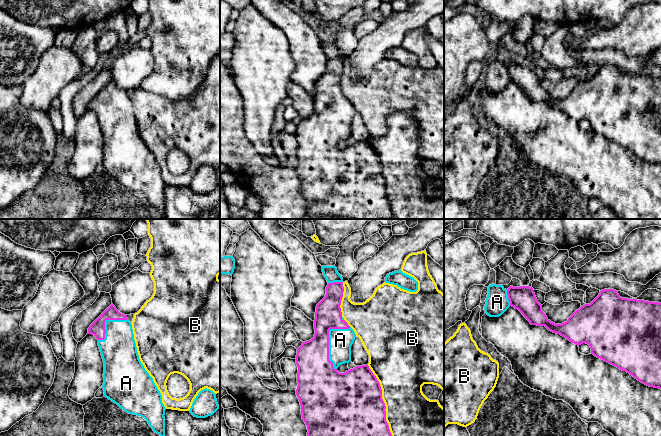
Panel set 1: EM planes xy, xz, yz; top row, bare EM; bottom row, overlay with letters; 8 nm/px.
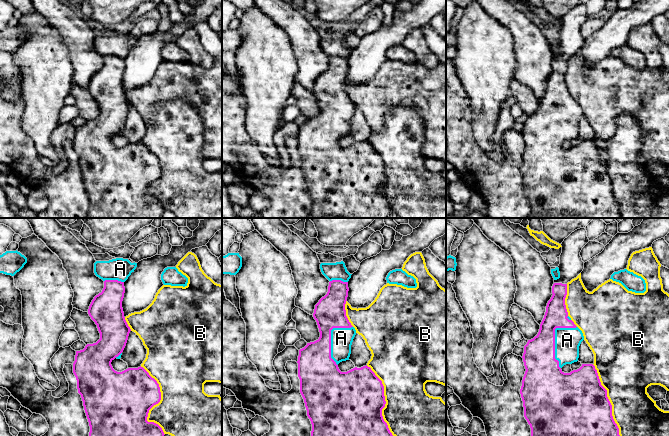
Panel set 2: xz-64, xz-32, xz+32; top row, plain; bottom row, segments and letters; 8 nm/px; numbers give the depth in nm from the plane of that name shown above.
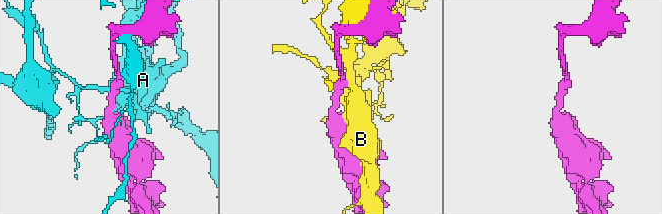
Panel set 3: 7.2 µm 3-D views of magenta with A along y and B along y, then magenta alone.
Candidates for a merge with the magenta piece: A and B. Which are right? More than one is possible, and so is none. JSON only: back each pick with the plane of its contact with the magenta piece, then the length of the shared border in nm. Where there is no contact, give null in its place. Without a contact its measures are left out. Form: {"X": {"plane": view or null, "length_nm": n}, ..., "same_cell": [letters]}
{"A": {"plane": "xz", "length_nm": 360}, "same_cell": ["A"]}

